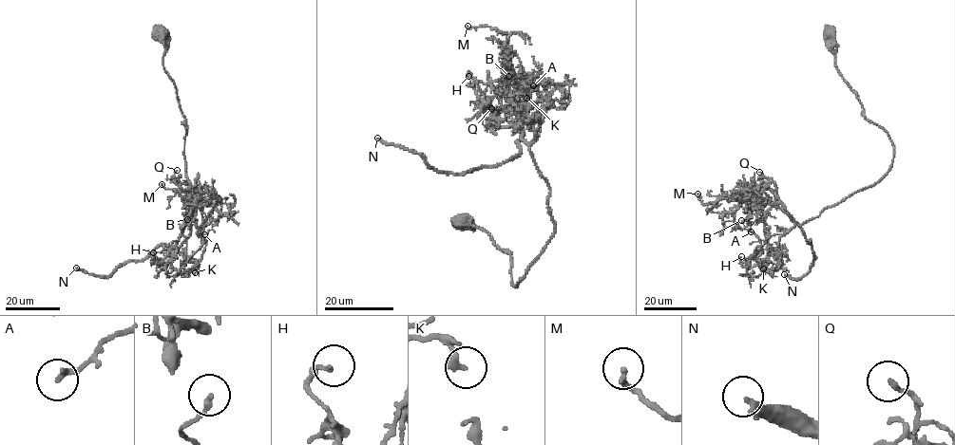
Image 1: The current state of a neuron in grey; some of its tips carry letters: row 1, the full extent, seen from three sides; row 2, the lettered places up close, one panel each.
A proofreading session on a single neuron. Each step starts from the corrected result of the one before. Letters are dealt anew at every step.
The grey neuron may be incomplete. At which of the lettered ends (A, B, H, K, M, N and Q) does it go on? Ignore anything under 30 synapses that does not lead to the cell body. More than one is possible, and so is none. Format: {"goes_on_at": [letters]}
{"goes_on_at": ["N"]}

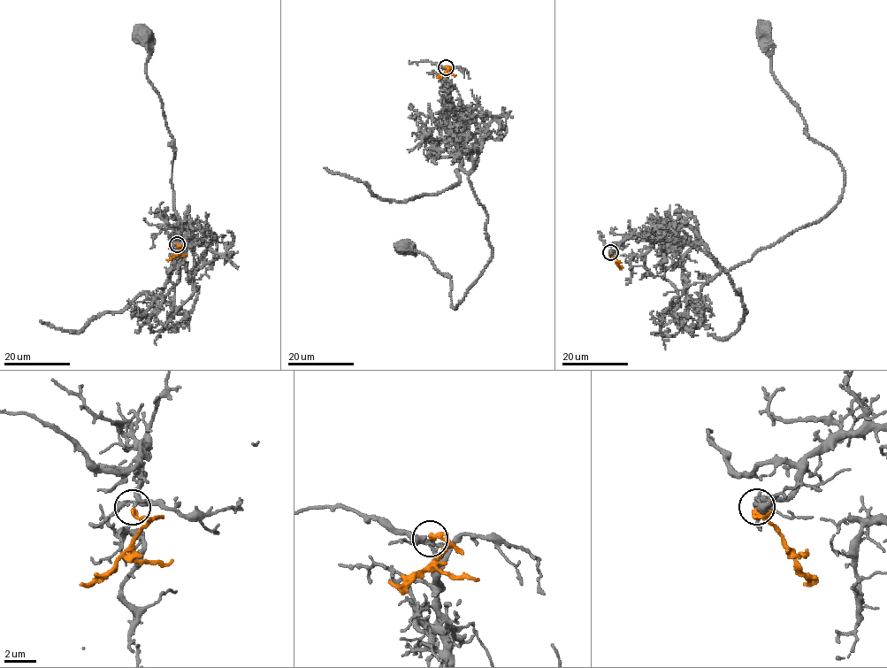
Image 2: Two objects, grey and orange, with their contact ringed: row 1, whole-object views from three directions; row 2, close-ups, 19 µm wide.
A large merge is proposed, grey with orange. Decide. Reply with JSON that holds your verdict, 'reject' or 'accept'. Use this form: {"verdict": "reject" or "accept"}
{"verdict": "reject"}

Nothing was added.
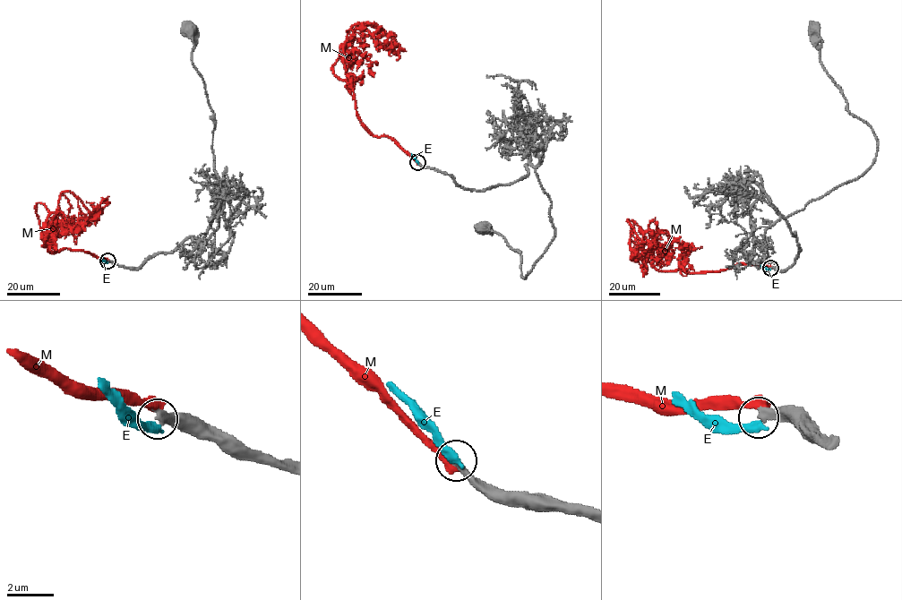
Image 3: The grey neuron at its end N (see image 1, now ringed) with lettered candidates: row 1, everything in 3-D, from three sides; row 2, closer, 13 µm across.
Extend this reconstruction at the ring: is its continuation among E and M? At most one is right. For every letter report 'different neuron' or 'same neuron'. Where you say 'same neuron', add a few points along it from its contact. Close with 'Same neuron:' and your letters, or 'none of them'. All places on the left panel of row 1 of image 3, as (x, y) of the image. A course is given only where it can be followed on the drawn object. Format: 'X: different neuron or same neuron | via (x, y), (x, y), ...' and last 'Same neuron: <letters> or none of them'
E: different neuron
M: different neuron
Same neuron: none of them

